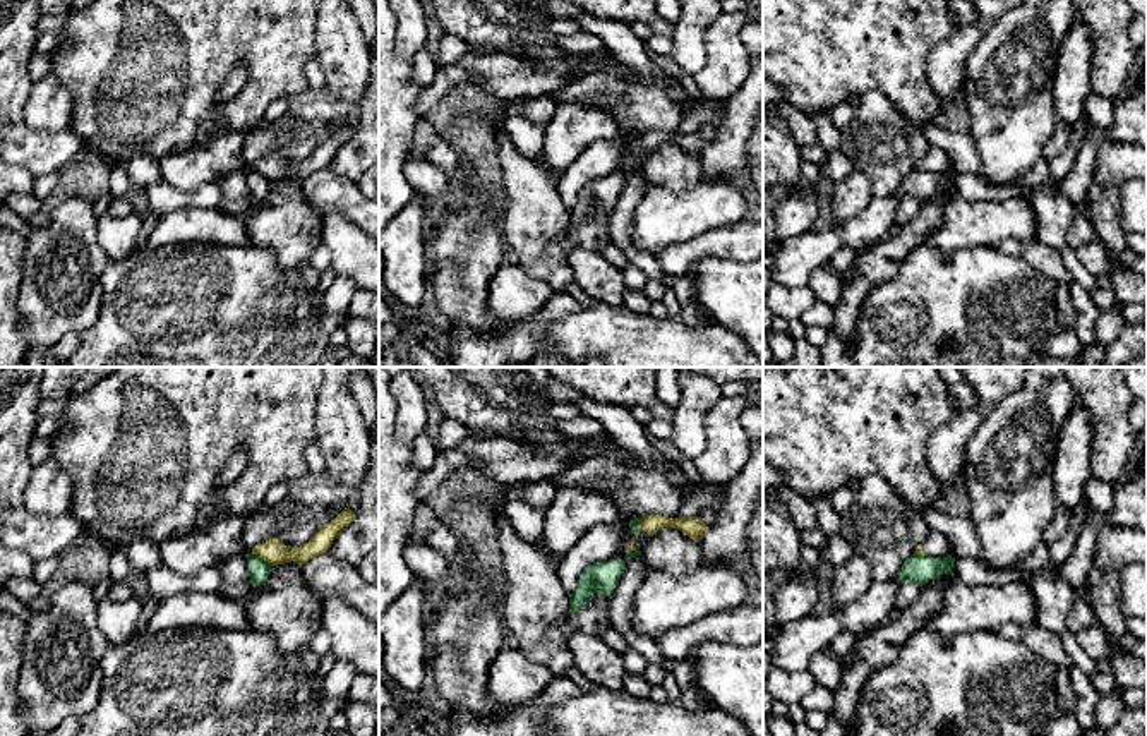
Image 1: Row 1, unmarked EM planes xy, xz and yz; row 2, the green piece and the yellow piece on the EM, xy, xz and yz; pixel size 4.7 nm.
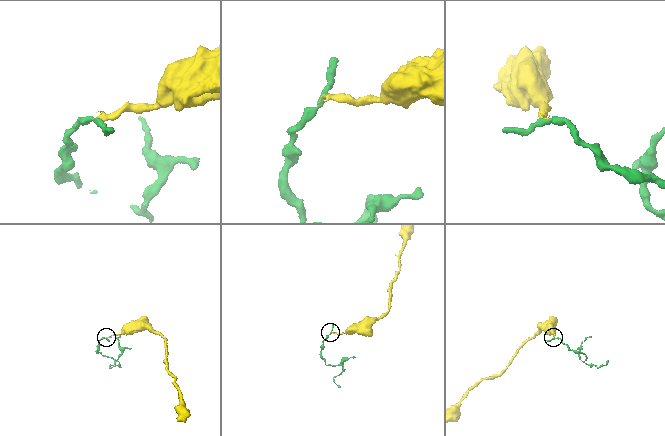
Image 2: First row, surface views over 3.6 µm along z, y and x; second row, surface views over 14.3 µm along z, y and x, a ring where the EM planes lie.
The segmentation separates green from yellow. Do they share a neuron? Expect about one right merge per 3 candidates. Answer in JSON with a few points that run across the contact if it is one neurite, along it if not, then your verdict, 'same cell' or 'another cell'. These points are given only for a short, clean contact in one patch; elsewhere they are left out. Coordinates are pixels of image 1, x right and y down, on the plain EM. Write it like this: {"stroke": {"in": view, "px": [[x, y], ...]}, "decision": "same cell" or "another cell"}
{"stroke": {"in": "xy", "px": [[251, 168], [271, 180]]}, "decision": "another cell"}

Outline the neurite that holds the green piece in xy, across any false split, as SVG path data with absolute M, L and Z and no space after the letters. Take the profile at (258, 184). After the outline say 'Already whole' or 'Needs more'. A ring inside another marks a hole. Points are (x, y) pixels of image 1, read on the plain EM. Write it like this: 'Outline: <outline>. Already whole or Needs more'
Outline: M249 168L247 170L247 187L250 192L250 199L261 202L266 199L269 192L271 180L267 180L262 173Z. Already whole

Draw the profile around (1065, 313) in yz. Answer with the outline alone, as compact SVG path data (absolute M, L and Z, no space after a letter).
M1058 283L1056 287L1056 328L1063 331L1073 331L1077 324L1073 304L1070 300L1070 285Z

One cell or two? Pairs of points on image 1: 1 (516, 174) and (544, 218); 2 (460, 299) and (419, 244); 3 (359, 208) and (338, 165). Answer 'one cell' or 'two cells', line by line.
1: one cell
2: two cells
3: two cells

